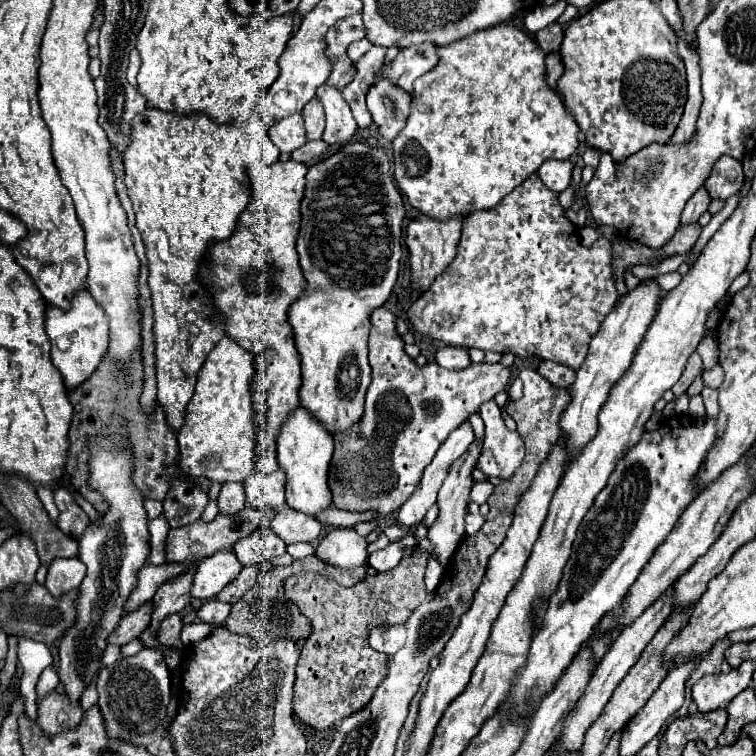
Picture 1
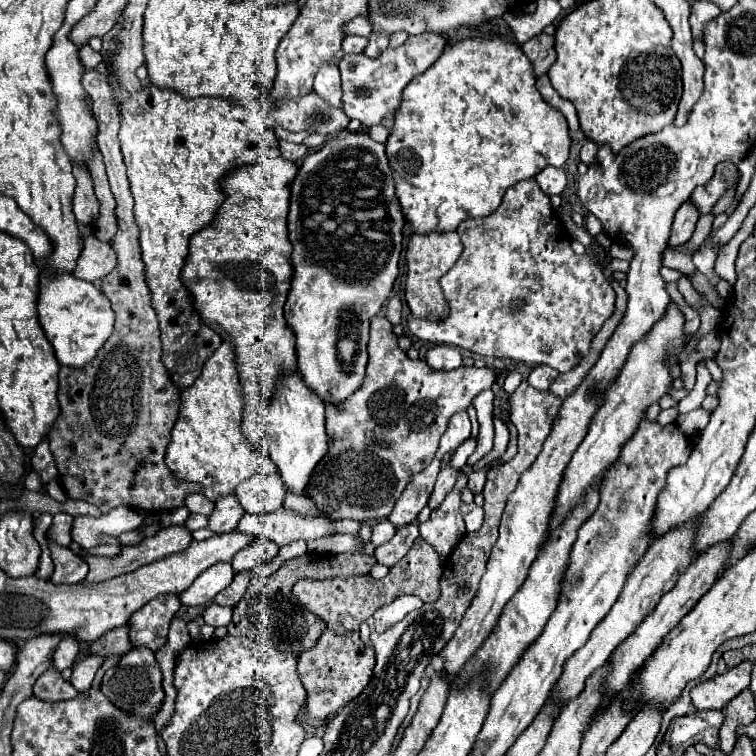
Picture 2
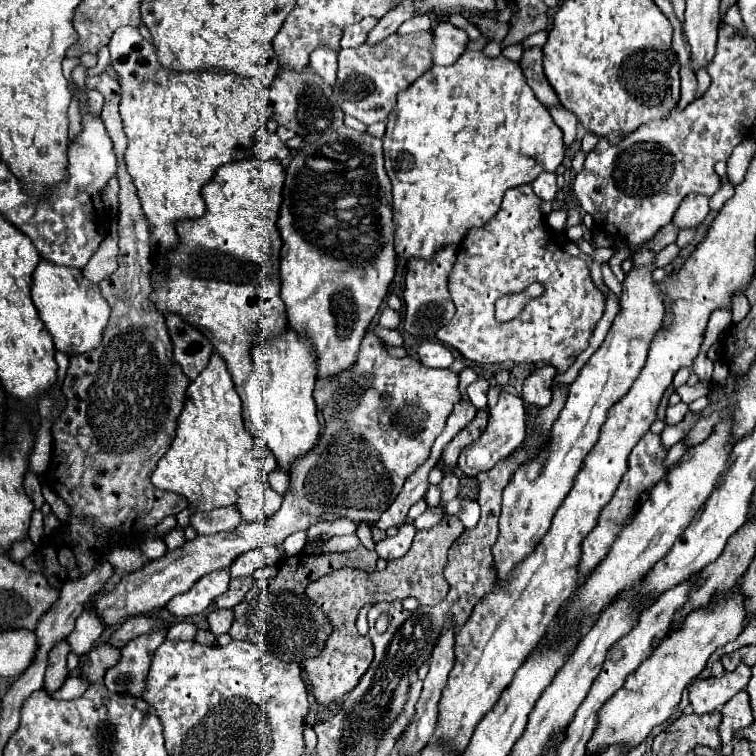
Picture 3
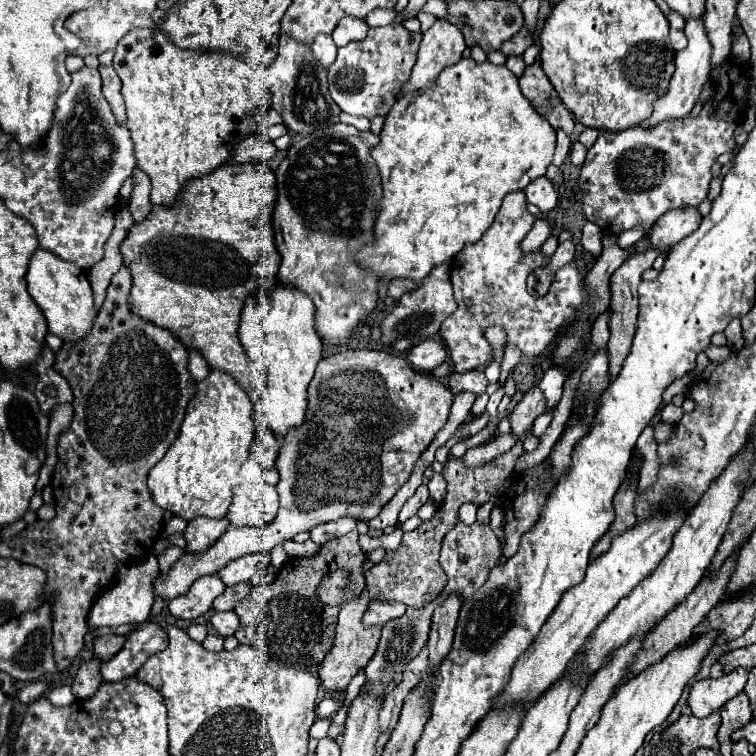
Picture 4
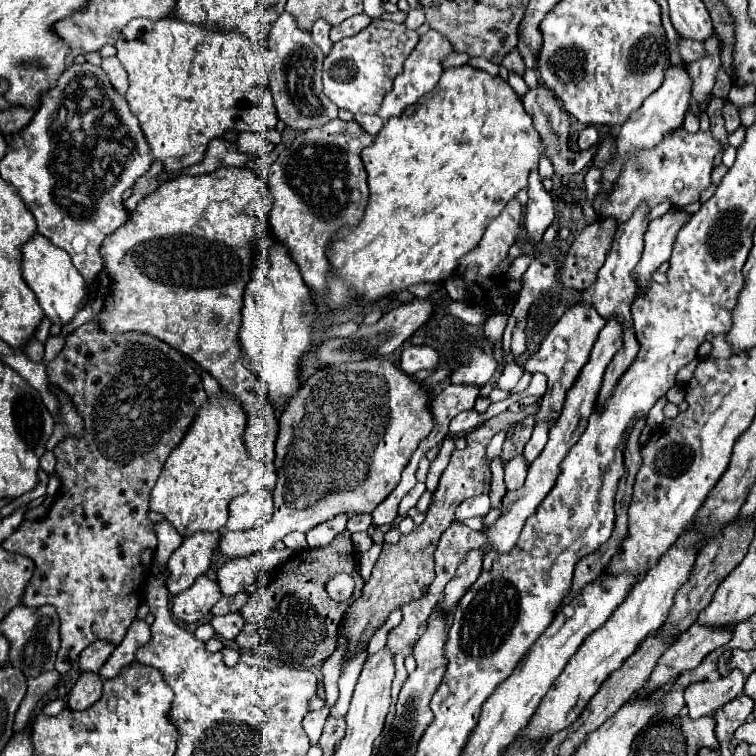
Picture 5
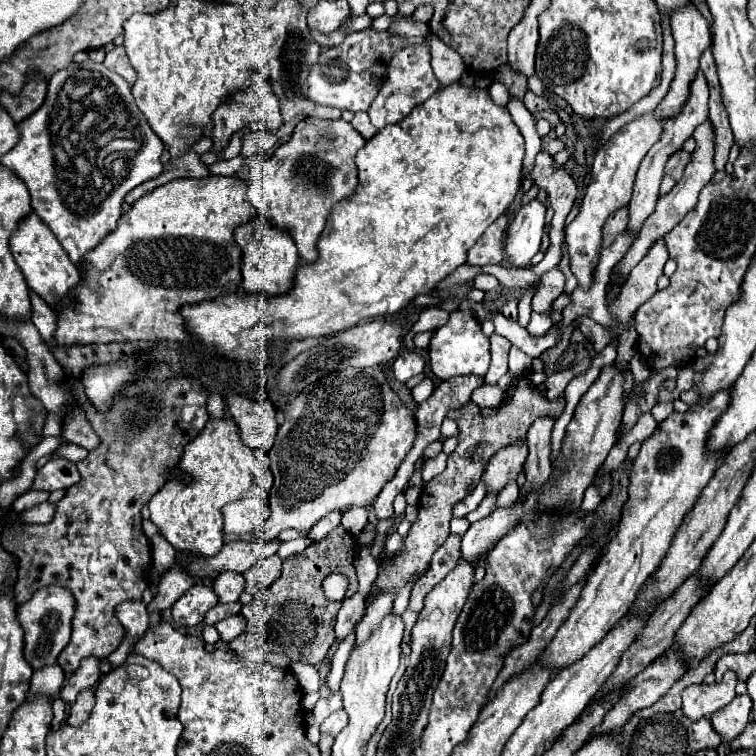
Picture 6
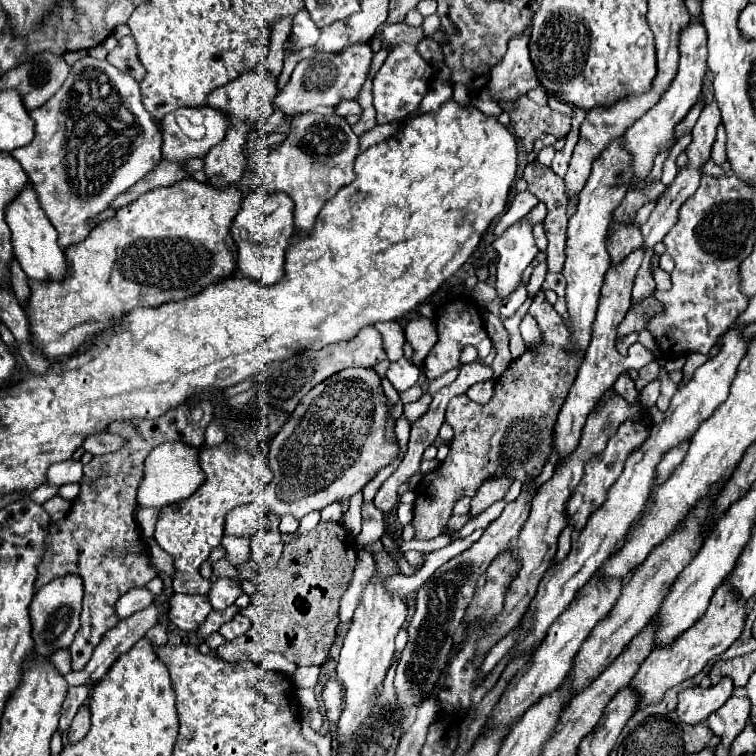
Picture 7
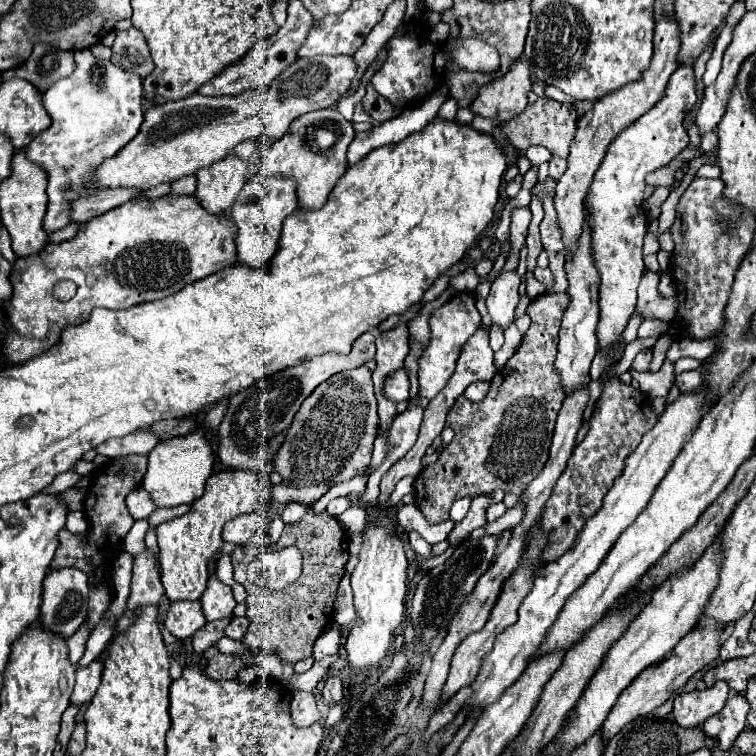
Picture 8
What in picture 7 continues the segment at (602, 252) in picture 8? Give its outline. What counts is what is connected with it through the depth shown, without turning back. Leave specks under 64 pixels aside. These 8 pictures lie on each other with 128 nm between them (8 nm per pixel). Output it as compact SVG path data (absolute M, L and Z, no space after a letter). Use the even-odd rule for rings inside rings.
M692 20L688 28L682 30L680 36L680 66L678 72L670 84L670 88L662 94L658 104L654 104L640 120L636 120L624 134L626 138L626 150L632 154L634 160L634 176L642 178L650 172L652 162L658 154L658 150L666 144L670 144L674 136L674 126L688 114L688 110L696 104L700 92L702 92L702 78L704 72L708 70L706 66L706 28L700 20ZM610 224L608 228L608 252L612 264L622 262L632 250L642 246L642 234L632 224Z

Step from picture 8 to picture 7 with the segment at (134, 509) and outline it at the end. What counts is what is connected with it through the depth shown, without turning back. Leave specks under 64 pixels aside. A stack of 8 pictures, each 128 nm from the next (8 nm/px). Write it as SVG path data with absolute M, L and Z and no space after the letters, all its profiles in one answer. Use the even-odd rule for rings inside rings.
M136 506L134 518L136 518L136 522L140 524L140 530L142 530L144 538L150 540L150 538L154 536L154 524L156 524L156 518L158 518L158 510L156 510L156 508Z

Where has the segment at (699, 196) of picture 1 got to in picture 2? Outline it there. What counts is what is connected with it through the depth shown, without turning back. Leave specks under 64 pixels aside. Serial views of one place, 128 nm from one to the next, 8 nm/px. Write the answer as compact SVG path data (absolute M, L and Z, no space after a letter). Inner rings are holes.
M688 200L686 204L682 204L676 212L676 218L674 218L674 224L672 224L672 234L670 234L670 246L680 246L684 242L690 240L692 232L694 232L694 226L700 218L700 212L698 208L694 208L694 202Z

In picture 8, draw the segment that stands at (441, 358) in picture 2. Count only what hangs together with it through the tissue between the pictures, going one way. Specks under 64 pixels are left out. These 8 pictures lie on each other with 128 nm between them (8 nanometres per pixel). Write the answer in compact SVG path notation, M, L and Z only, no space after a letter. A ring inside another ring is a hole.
M400 368L400 370L392 372L392 374L386 378L384 392L386 392L386 396L388 396L390 400L394 400L394 402L408 400L408 396L410 396L410 380L408 380L406 368Z

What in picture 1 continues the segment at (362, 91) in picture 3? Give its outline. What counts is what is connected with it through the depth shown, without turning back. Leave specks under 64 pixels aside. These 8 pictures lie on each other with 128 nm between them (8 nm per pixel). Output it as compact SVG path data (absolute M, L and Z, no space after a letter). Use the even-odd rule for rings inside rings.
M418 44L406 50L400 50L396 60L378 72L376 78L388 78L396 86L406 92L412 92L412 84L416 78L424 76L438 64L436 46L434 44Z

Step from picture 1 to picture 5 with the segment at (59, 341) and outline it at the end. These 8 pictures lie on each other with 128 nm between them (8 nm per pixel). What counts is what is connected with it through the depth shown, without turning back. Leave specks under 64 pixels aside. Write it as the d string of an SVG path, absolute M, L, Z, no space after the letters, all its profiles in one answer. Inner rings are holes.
M36 234L30 242L22 248L22 276L30 290L36 294L38 304L44 310L44 316L58 326L70 324L70 320L76 316L84 296L86 296L86 280L82 274L74 268L70 256L56 248L48 238L42 234Z

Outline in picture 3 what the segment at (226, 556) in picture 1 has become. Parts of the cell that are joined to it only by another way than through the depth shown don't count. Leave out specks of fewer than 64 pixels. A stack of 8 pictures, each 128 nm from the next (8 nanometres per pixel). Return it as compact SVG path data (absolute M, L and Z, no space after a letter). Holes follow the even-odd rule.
M214 570L206 576L202 576L188 592L174 596L166 608L176 616L192 616L204 612L216 596L228 590L230 574L226 570Z

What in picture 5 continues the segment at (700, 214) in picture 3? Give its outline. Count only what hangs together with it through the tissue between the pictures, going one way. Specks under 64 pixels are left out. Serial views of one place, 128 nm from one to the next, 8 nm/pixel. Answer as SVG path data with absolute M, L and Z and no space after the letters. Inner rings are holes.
M668 210L664 216L652 220L648 224L646 236L644 236L644 252L642 260L636 268L636 278L640 290L644 290L652 282L652 272L662 264L670 260L672 244L682 230L682 224L690 220L690 212L686 210Z

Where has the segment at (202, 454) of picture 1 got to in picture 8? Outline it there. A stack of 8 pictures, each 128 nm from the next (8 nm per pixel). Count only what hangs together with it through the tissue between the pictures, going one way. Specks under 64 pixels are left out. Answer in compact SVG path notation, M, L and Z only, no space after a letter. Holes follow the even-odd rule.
M250 470L214 472L206 482L204 494L194 500L188 514L156 526L162 584L170 600L198 600L202 596L208 584L208 560L222 546L224 524L238 514L261 510L266 502L270 502L270 486L281 483L282 477L272 472L270 482Z

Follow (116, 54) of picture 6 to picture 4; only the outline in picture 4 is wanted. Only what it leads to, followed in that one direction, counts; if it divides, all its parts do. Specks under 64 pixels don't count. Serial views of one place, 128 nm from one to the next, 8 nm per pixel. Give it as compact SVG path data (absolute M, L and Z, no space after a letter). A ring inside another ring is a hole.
M102 66L100 76L102 76L102 94L106 96L118 124L126 124L126 112L124 112L124 100L122 100L122 94L120 94L118 74L114 72L112 66Z

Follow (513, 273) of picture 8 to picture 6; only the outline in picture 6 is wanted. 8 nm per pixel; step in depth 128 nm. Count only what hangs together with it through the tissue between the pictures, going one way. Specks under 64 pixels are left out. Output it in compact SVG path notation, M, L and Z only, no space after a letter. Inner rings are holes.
M534 198L520 208L508 226L506 258L516 266L526 266L540 250L540 240L546 226L546 206Z

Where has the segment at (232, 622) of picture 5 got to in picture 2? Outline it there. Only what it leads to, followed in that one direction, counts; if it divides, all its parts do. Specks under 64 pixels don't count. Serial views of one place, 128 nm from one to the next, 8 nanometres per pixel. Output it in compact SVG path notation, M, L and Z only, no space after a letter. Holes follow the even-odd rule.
M210 604L204 614L202 614L204 622L218 628L218 626L228 626L230 618L232 618L232 608L230 606L220 606L220 604Z

